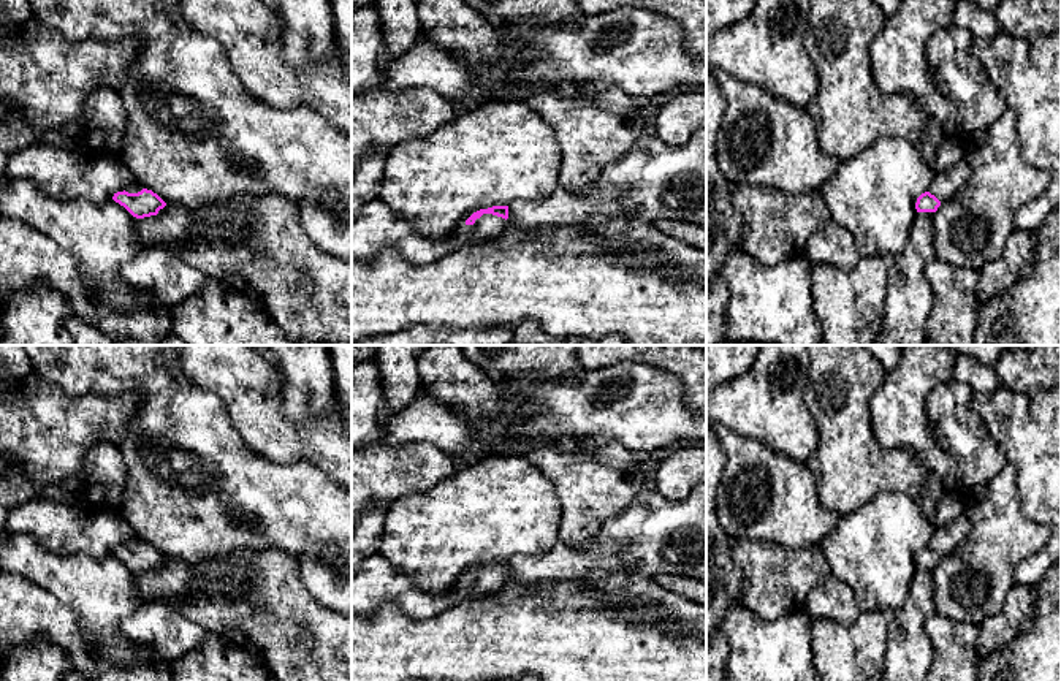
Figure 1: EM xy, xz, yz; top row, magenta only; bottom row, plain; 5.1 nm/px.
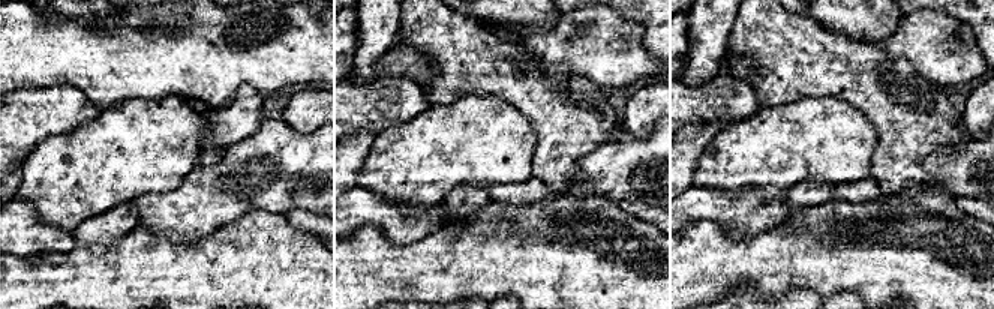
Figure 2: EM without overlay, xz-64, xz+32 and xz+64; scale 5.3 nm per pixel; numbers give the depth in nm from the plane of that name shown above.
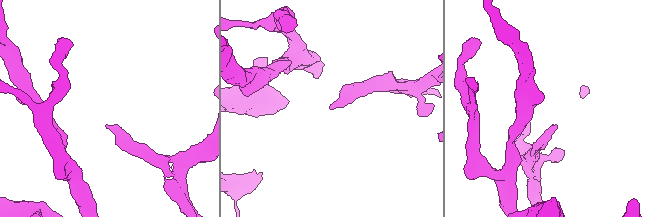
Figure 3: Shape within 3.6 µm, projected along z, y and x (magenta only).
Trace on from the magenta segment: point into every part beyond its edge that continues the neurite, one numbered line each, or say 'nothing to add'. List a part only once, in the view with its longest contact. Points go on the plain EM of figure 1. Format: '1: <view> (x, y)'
1: xz (486, 582)

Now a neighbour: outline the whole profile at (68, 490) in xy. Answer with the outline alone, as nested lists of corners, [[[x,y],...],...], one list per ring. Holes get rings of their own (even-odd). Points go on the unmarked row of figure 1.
[[[98,442],[86,451],[78,474],[51,486],[41,497],[119,508],[125,481],[127,467],[120,448]]]

